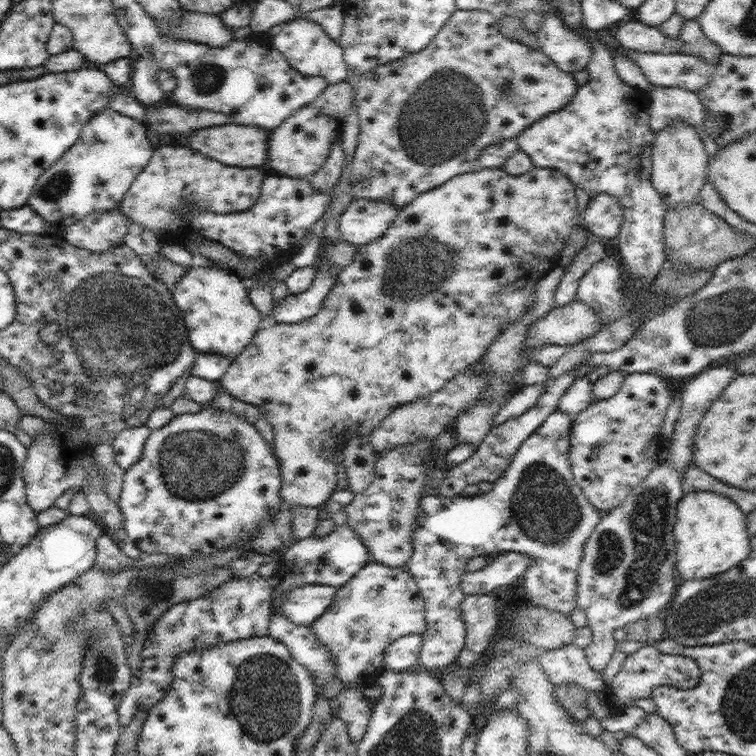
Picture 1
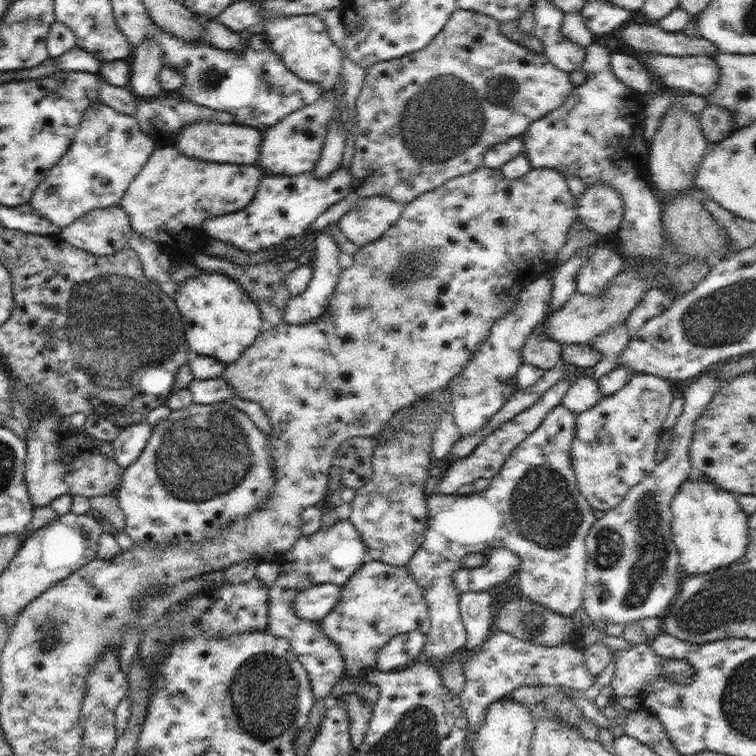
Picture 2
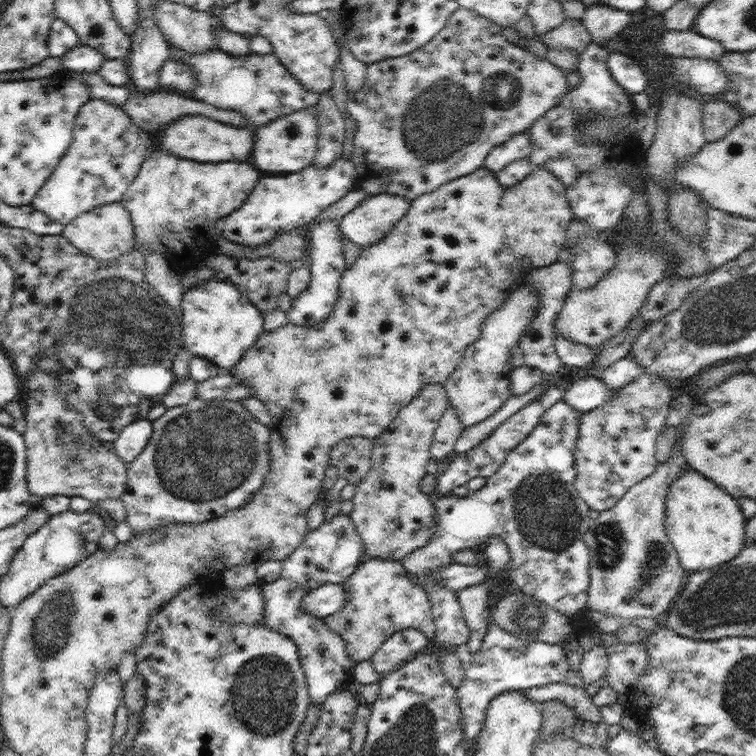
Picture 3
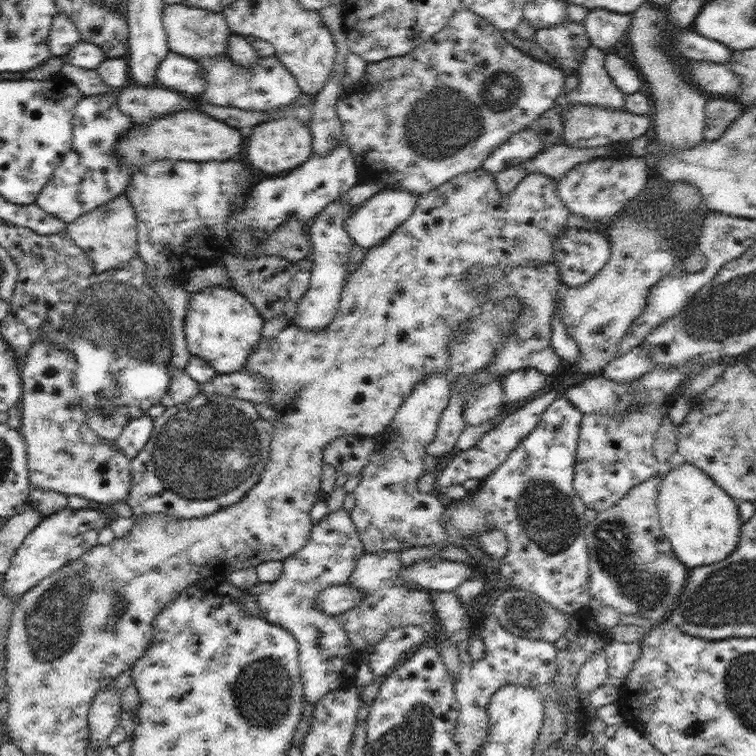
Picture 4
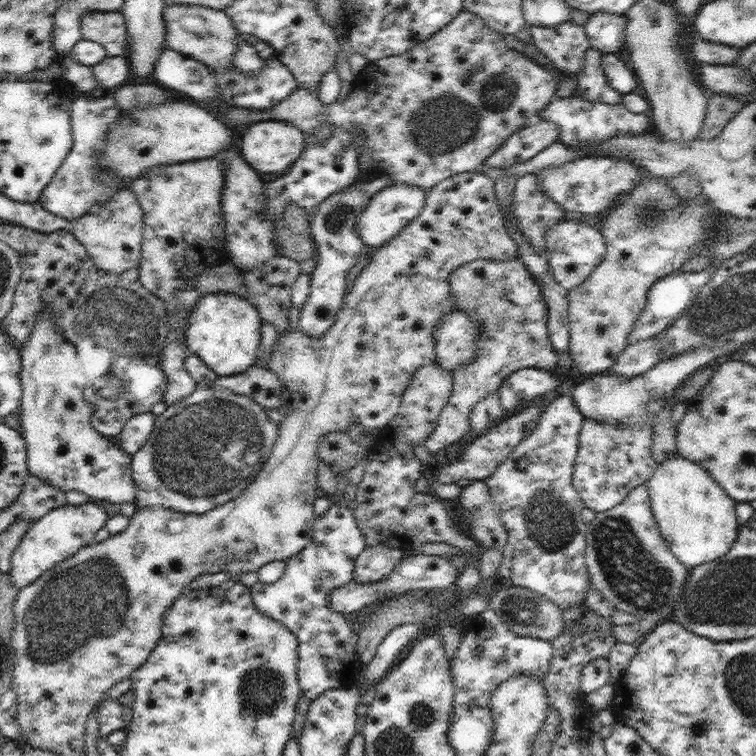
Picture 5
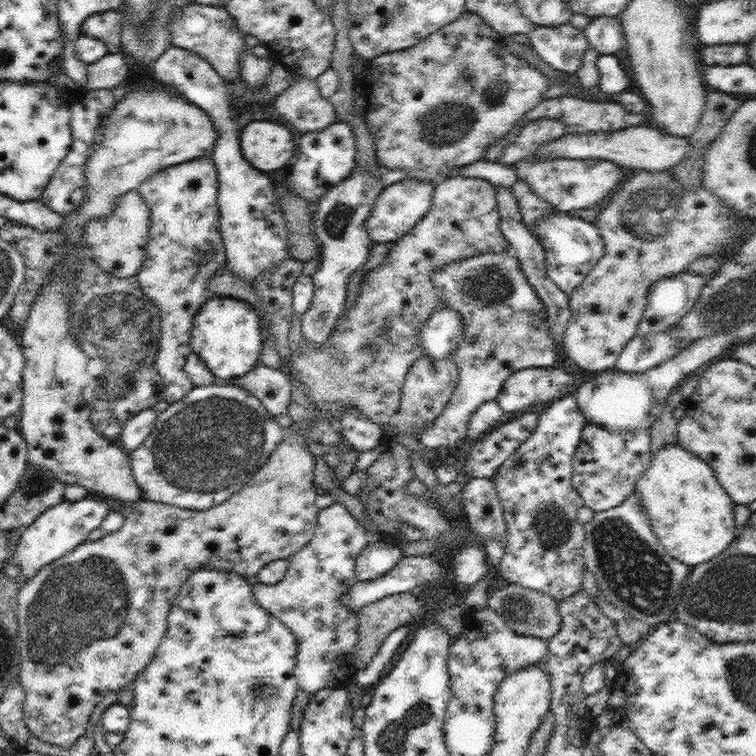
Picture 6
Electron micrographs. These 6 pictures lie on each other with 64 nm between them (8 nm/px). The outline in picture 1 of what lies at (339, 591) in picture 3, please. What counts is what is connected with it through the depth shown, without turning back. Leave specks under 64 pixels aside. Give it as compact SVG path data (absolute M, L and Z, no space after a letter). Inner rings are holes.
M317 584L292 588L282 596L280 607L290 621L298 625L312 625L332 604L336 591L334 586Z

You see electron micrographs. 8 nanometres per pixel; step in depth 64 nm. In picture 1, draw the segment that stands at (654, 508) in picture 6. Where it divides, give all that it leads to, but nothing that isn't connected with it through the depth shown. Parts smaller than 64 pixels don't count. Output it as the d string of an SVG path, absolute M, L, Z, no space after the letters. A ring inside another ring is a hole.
M710 490L683 494L676 506L674 538L680 580L704 579L726 572L744 561L751 551L744 512L728 496Z

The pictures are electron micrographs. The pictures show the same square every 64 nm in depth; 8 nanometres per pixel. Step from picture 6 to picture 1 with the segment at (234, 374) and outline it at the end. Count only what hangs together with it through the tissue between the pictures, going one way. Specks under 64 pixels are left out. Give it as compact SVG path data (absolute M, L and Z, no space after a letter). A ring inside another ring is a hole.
M214 266L190 268L172 293L196 353L220 354L234 361L258 332L260 311L250 300L248 284L234 272Z

